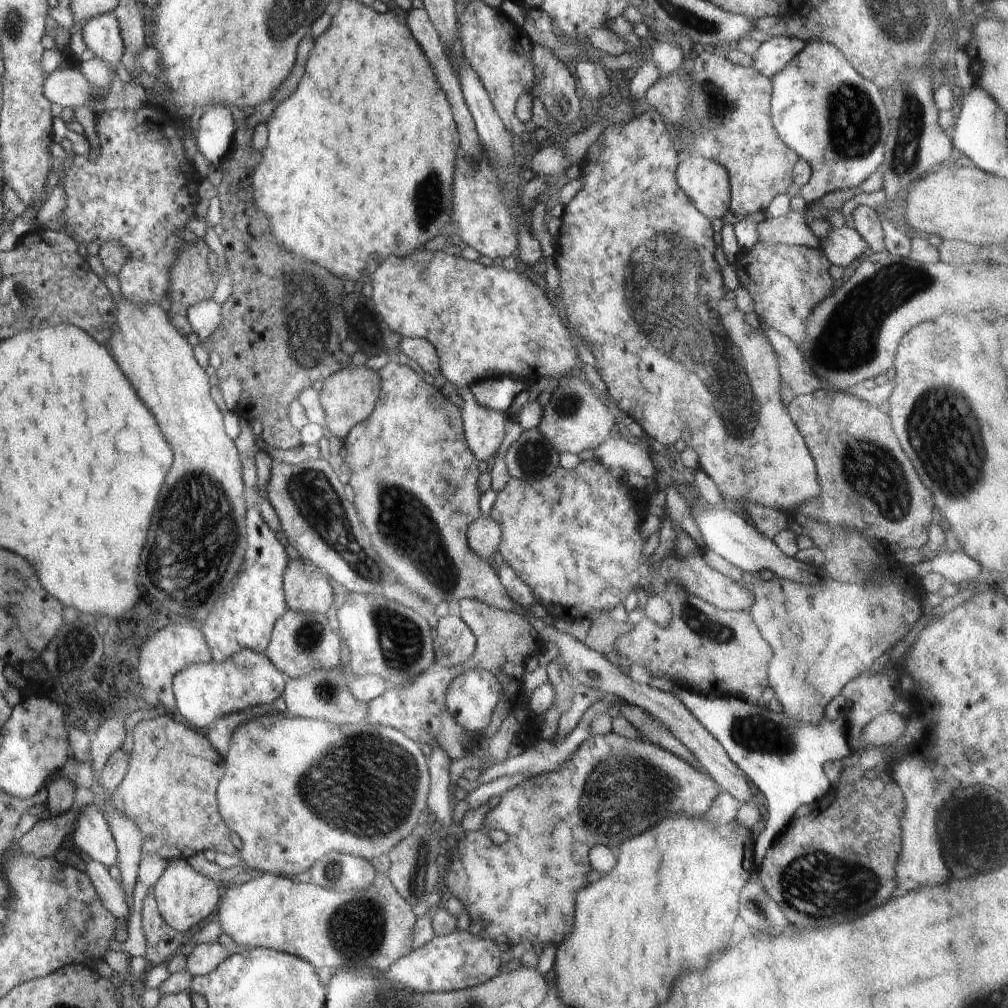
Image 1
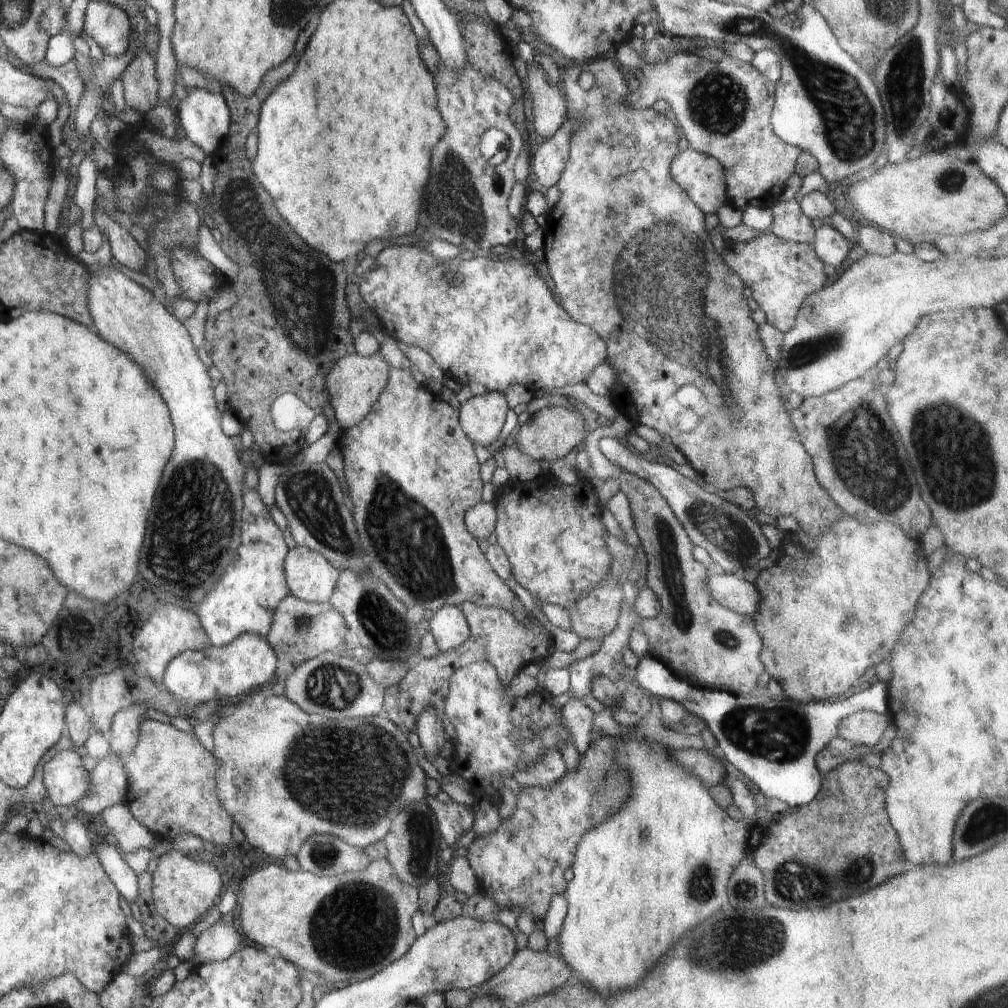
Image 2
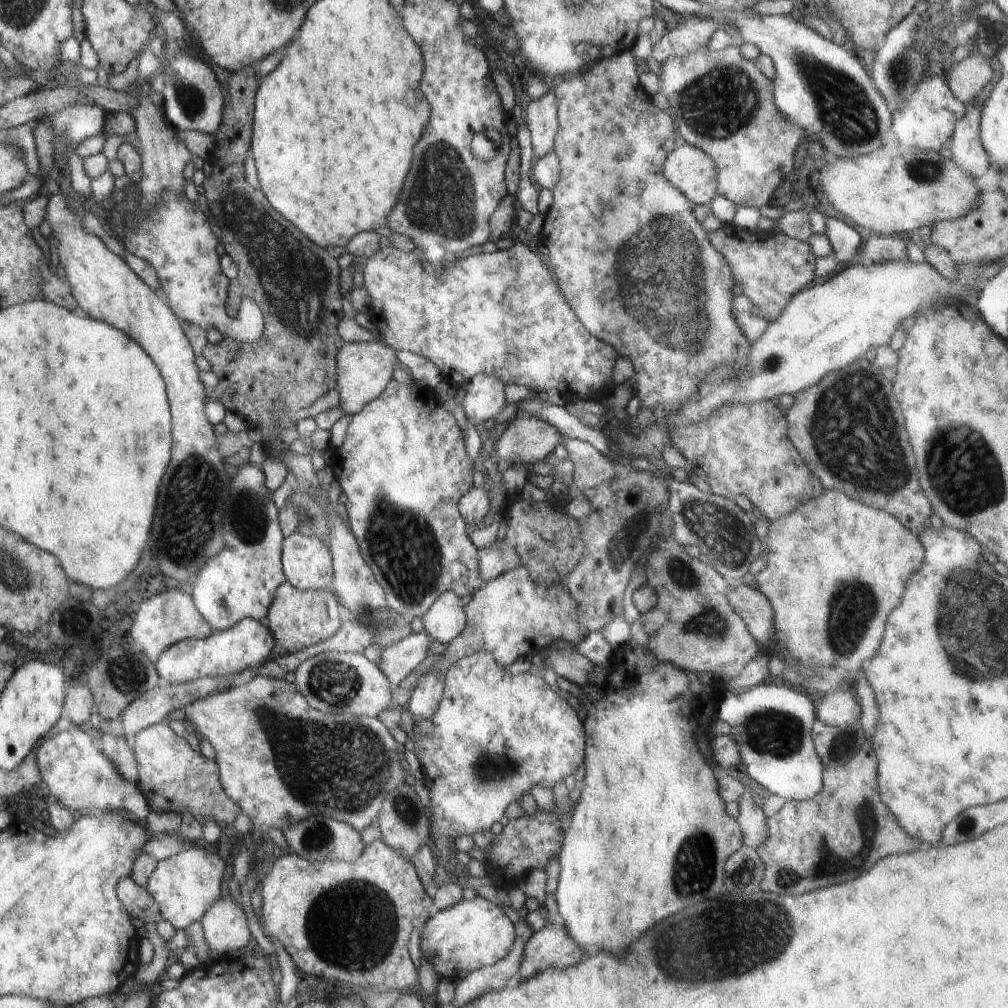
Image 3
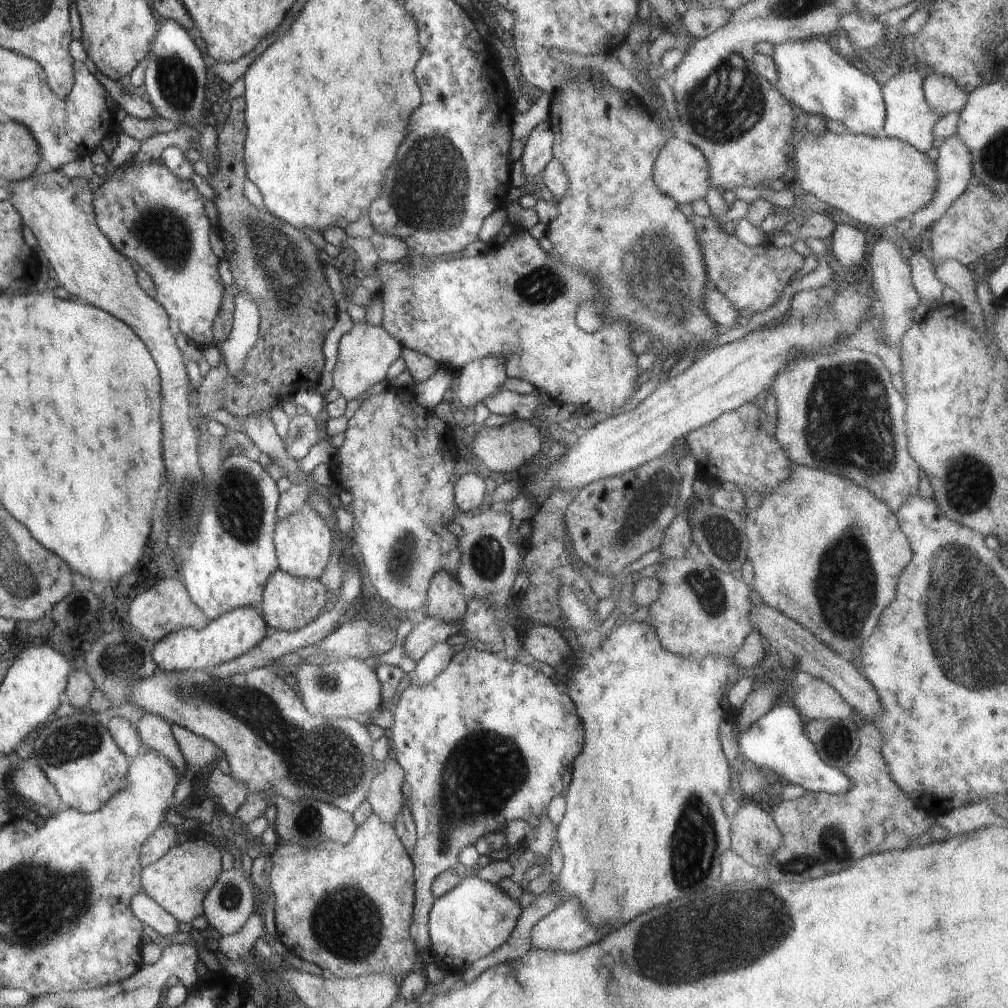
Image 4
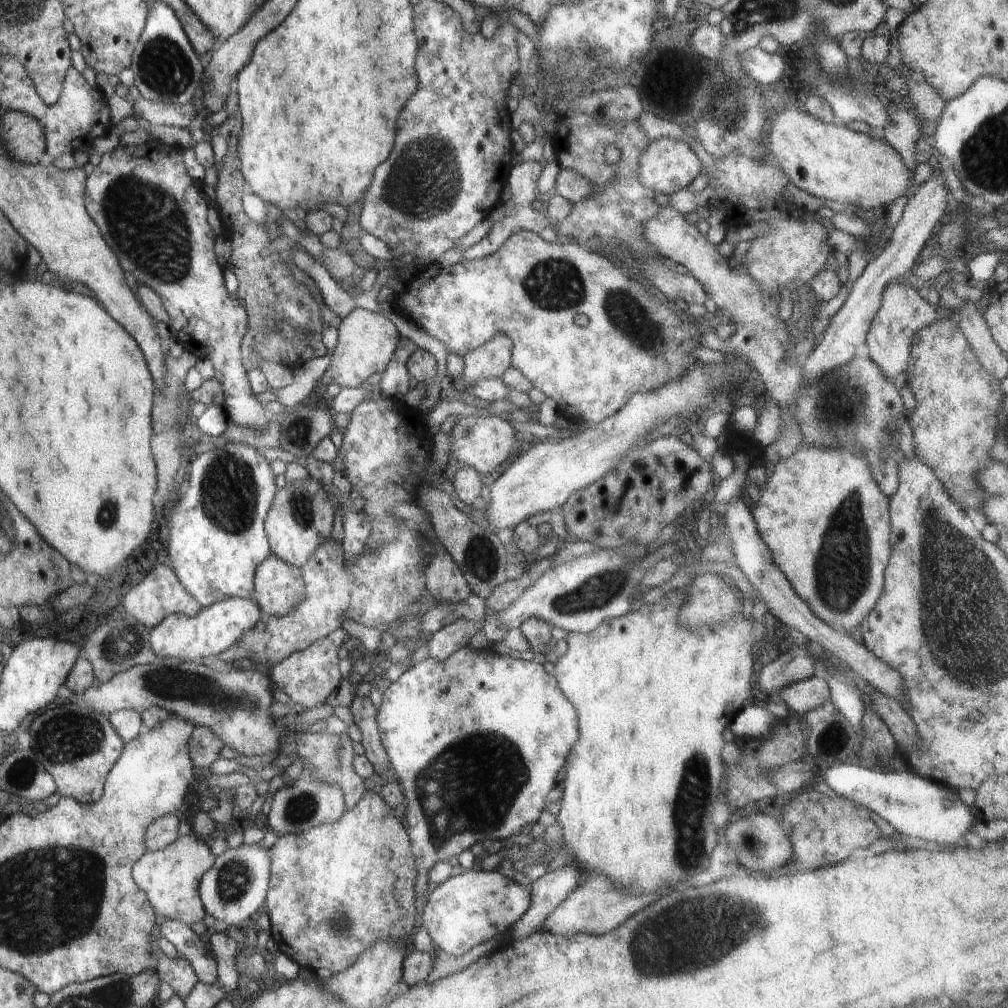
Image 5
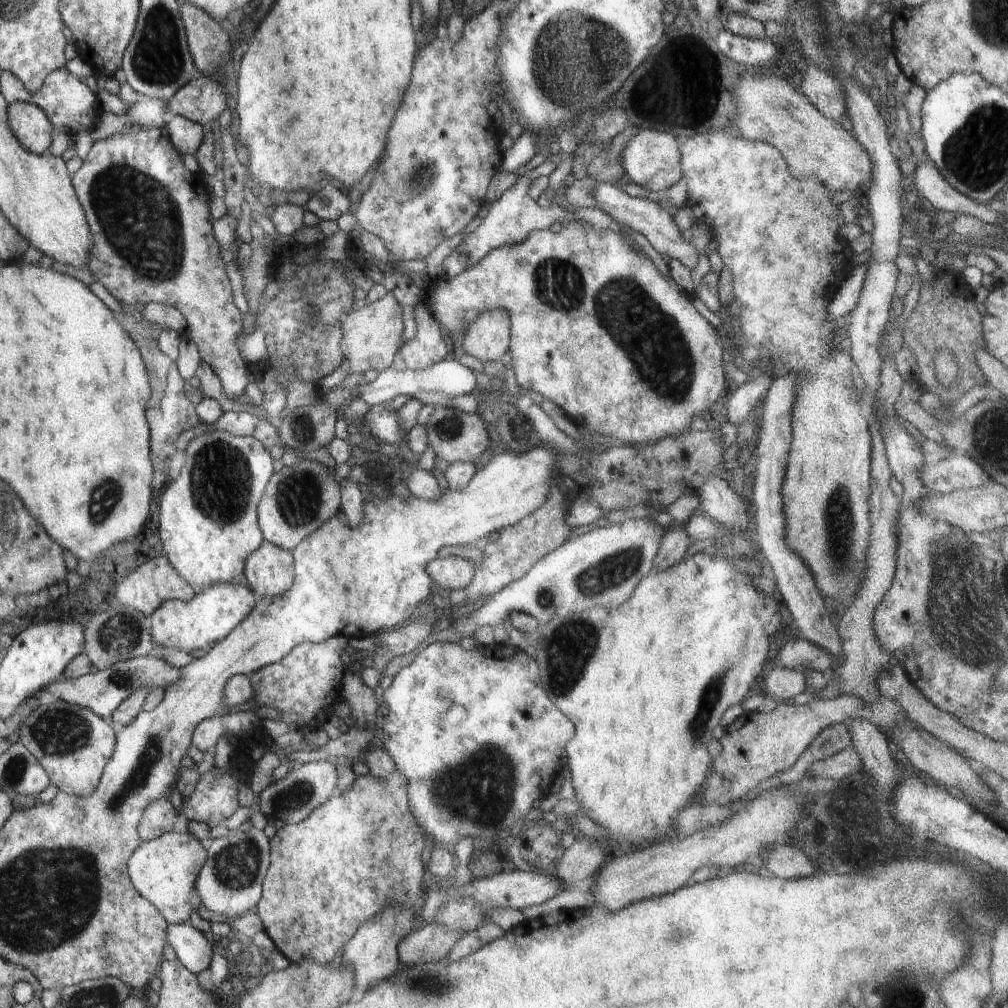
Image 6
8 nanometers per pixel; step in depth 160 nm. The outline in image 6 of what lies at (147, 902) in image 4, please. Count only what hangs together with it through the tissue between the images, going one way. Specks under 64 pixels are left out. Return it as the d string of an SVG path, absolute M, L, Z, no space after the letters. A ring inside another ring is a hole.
M189 922L170 925L168 945L174 949L177 959L195 975L211 965L214 953L210 943Z

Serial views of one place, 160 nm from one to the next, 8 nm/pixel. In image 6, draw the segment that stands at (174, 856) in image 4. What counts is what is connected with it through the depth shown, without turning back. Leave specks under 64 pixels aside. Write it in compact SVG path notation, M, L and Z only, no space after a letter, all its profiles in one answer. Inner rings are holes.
M168 831L158 840L142 842L140 850L132 854L128 870L132 870L132 882L136 882L136 890L140 890L148 902L156 902L156 906L160 906L160 914L168 918L168 924L180 924L189 922L190 914L197 906L195 882L206 859L207 850L192 833Z

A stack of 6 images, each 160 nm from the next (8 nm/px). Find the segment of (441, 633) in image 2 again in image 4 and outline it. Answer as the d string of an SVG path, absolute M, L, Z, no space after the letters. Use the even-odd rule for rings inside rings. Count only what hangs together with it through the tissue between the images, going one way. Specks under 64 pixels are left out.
M440 571L433 576L427 590L426 618L460 626L467 611L467 597L456 576Z

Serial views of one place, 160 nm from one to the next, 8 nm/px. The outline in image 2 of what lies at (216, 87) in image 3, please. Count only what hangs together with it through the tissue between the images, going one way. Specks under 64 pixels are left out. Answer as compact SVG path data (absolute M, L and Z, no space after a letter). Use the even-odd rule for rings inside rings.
M196 88L194 92L186 91L186 93L187 98L181 100L178 109L174 110L177 116L178 129L182 130L184 136L192 140L206 157L212 158L232 124L229 106L222 94L212 94L199 88Z

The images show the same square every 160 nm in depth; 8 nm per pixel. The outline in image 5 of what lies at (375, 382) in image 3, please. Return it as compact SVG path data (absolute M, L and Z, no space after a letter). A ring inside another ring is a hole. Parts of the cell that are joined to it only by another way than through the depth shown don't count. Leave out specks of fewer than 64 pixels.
M361 307L355 308L341 320L338 332L339 339L330 366L321 378L322 386L360 387L372 374L385 370L401 339L388 318Z

